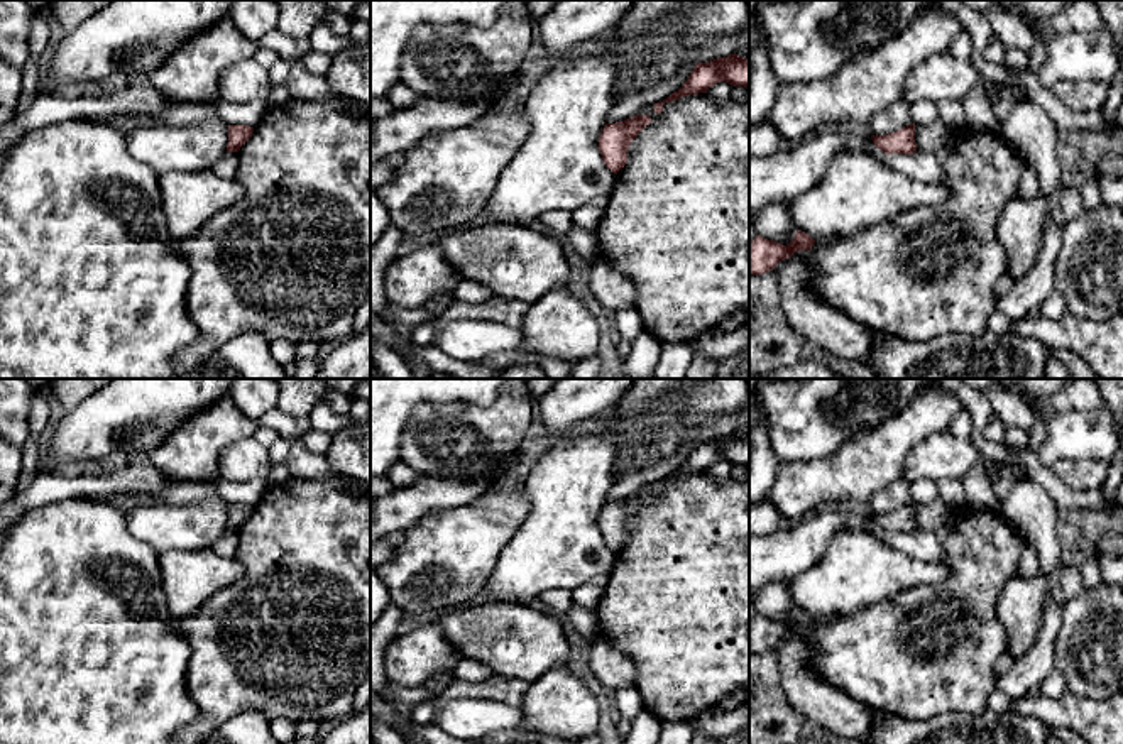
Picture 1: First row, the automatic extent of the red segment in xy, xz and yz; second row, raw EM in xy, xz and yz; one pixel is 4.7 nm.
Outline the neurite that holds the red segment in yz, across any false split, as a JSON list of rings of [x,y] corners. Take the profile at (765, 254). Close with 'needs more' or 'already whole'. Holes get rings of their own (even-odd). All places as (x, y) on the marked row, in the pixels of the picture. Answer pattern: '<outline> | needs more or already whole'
[[[797,230],[788,245],[756,235],[749,245],[749,274],[759,276],[773,271],[783,259],[790,259],[795,252],[810,250],[813,243],[815,240],[802,230]]] | already whole

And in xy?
[[[228,125],[227,152],[238,152],[240,147],[252,137],[254,127]]] | already whole

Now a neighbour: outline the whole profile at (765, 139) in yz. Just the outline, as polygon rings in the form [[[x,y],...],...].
[[[770,120],[749,129],[749,157],[771,157],[781,145],[785,140]]]

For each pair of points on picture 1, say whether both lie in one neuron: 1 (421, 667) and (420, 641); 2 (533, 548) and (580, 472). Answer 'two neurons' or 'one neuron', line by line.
1: one neuron
2: one neuron

